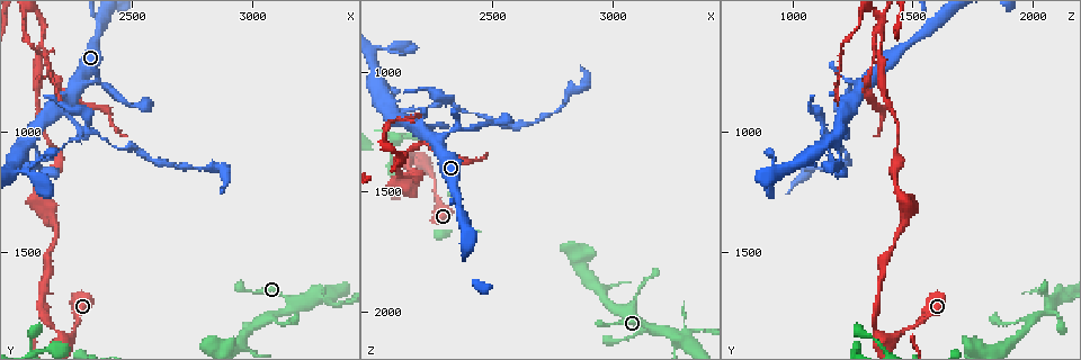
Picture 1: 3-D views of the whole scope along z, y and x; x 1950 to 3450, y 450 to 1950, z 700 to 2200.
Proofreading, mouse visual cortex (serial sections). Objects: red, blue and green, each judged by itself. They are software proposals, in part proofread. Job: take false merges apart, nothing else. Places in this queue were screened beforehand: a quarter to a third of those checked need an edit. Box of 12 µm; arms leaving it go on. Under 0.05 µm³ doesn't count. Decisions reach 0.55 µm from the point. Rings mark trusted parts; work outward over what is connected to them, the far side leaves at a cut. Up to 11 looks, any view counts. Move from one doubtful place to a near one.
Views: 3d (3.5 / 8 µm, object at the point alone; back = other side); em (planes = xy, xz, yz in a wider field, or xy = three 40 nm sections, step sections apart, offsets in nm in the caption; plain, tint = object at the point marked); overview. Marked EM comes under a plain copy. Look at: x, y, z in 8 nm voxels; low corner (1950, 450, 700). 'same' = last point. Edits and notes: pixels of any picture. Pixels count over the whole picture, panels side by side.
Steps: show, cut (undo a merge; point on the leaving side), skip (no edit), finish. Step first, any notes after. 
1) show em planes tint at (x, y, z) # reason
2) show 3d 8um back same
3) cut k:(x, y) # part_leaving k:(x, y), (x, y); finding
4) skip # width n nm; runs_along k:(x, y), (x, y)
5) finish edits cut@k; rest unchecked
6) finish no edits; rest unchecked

show 3d 3.5um at (3200, 1700, 2080) # three-way junction

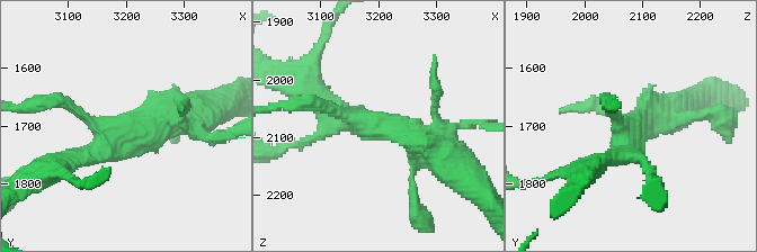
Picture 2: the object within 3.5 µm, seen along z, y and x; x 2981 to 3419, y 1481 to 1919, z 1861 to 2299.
skip # runs_along 2:(317, 107), (403, 129), (441, 155); one cell here

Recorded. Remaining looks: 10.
show 3d 3.5um at (2220, 1880, 1380) # thick turns thin

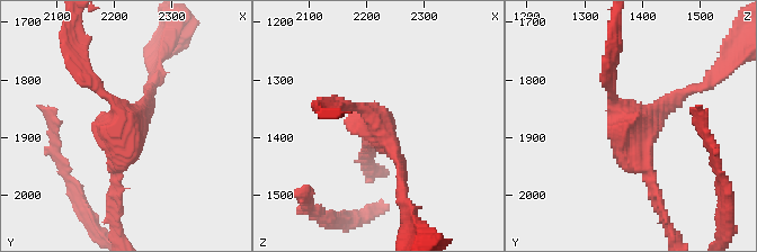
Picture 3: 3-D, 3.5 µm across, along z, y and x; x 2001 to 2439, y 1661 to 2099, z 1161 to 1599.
show em xy step 1 tint at (2225, 1870, 1385)

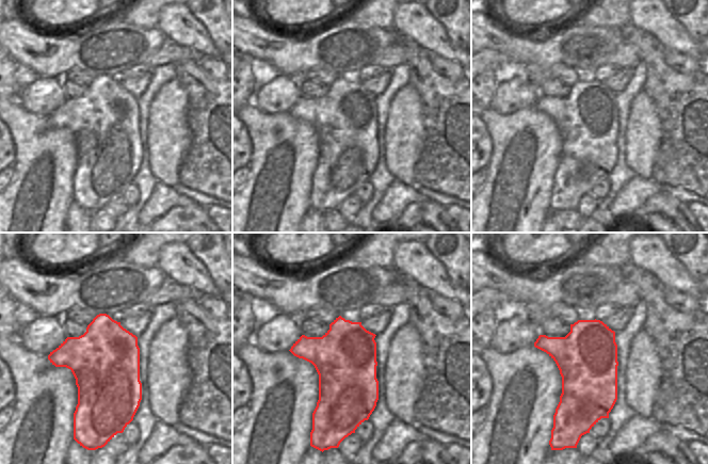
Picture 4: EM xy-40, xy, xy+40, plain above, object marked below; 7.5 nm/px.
skip # arms 3; runs_along 3:(400, 185), (397, 153), (373, 116), (331, 104); continuous, no second cell

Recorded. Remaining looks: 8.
show 3d 8um at (2120, 1110, 1170) # small branch off a trunk

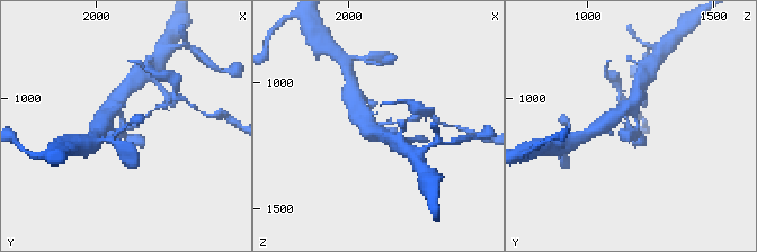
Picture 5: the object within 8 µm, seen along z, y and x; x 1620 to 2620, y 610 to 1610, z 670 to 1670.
show em xy step 3 tint at (2130, 1110, 1170) # shape alone is not enough

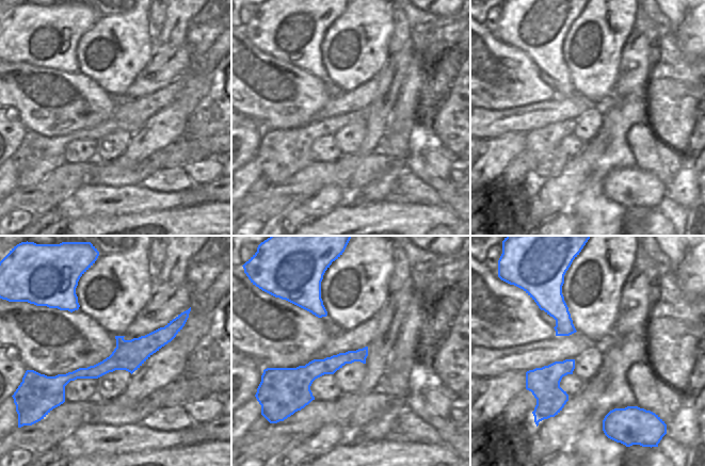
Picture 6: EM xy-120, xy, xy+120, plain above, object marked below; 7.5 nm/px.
cut 5:(389, 122) # a second cell is stuck on

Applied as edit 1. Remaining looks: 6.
show 3d 3.5um at (2180, 1350, 1460) # thick turns thin

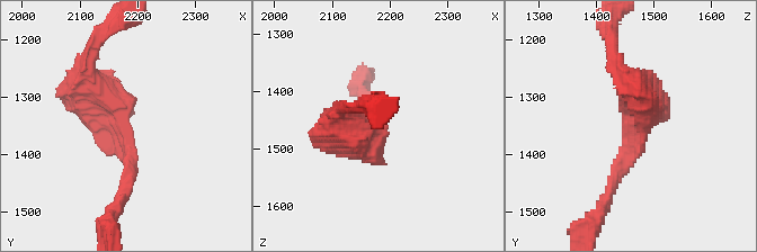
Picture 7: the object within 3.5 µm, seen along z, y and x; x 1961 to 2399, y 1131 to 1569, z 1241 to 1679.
show em xy step 2 tint at (2175, 1355, 1460) # now the EM

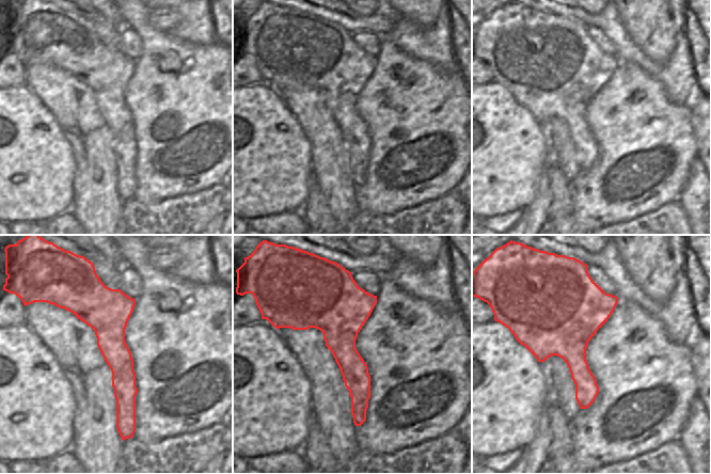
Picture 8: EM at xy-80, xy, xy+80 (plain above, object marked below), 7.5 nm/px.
skip # width 300 nm; runs_along 7:(123, 196), (126, 134), (88, 69); one cell here

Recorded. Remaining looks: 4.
finish edits cut@5; rest unchecked

